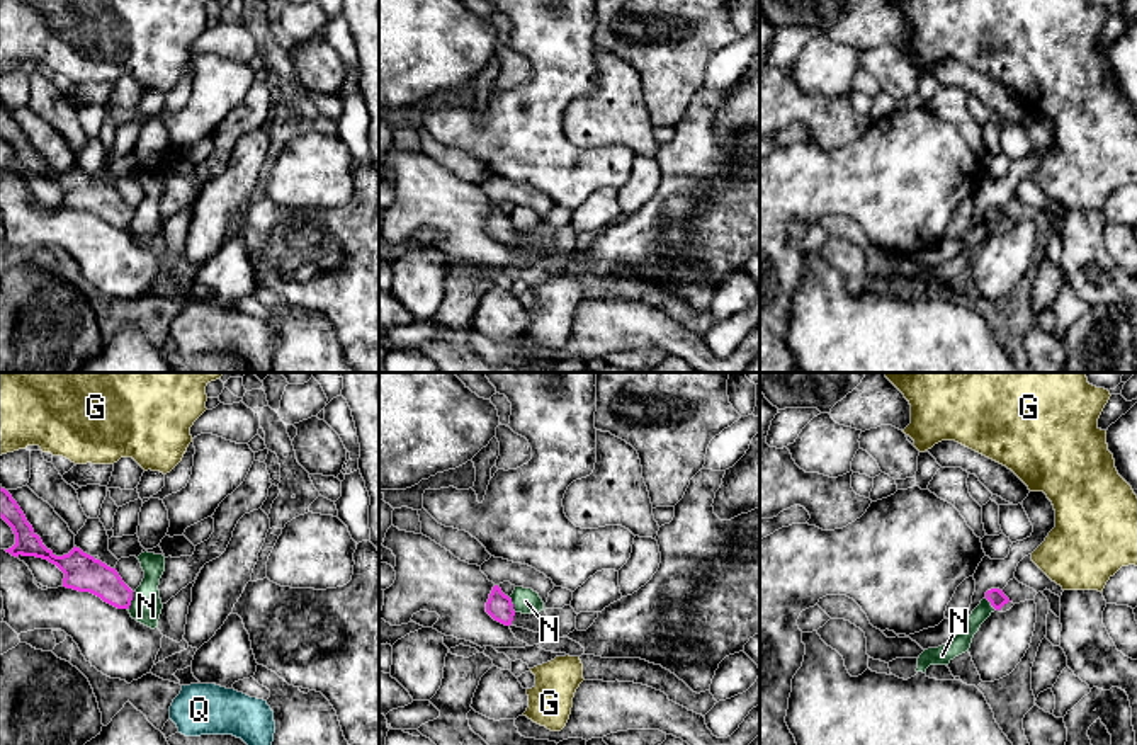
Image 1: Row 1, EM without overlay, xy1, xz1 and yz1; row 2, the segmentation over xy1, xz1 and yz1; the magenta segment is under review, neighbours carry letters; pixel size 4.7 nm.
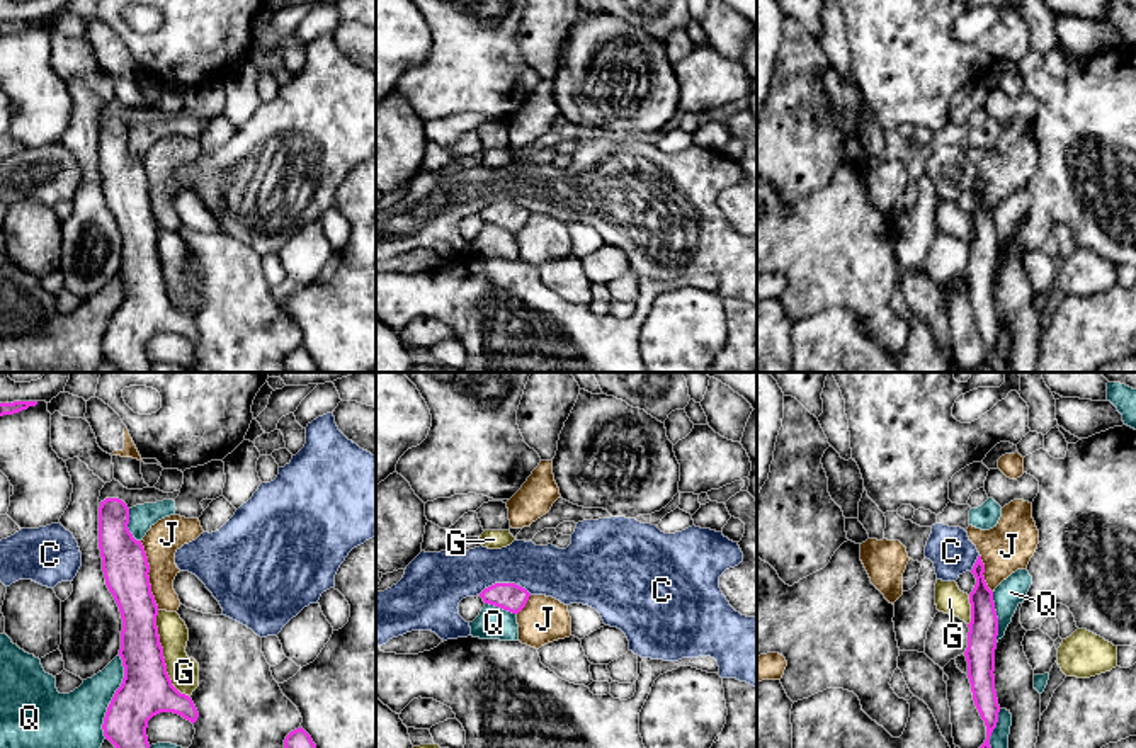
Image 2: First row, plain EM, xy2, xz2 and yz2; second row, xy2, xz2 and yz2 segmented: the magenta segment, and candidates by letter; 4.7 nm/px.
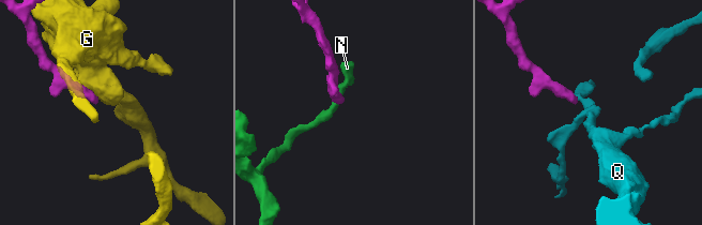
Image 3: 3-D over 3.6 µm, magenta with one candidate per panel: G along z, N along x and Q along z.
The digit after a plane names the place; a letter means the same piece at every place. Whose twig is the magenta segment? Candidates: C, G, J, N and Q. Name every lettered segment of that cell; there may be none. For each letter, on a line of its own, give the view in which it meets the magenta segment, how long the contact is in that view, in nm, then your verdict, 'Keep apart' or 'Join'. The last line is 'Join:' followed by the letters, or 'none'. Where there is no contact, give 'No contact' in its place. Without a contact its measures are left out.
C: Touches magenta in xz2. Shared border 260 nm. Keep apart
G: Touches magenta in xy2. Shared border 440 nm. Keep apart
J: Touches magenta in xy2. Shared border 340 nm. Keep apart
N: Touches magenta in xy1. Shared border 90 nm. Keep apart
Q: Touches magenta in xy2. Shared border 400 nm. Keep apart
Join: none

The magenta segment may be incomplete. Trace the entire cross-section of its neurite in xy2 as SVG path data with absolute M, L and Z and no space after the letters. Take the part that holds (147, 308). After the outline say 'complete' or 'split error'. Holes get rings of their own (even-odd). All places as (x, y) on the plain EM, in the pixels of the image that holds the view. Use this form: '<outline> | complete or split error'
M122 119L100 121L99 168L105 204L122 238L119 275L124 286L122 303L107 326L102 348L119 372L150 372L146 347L153 335L173 332L194 343L199 332L167 292L148 177L128 143L129 128Z | complete

